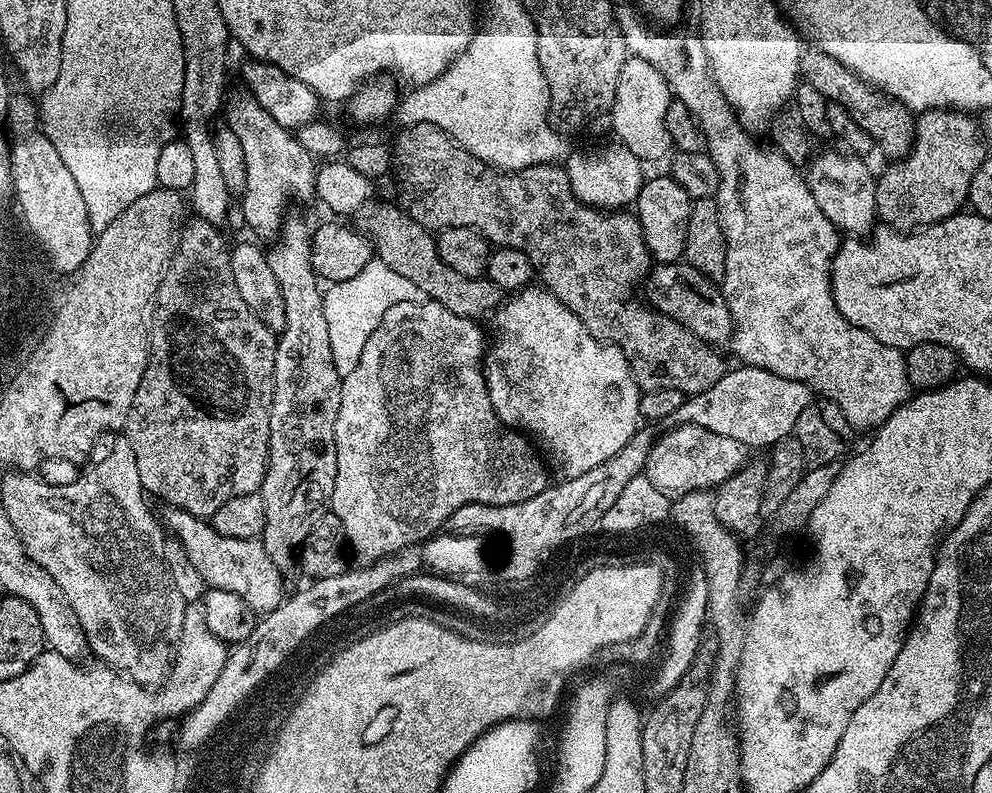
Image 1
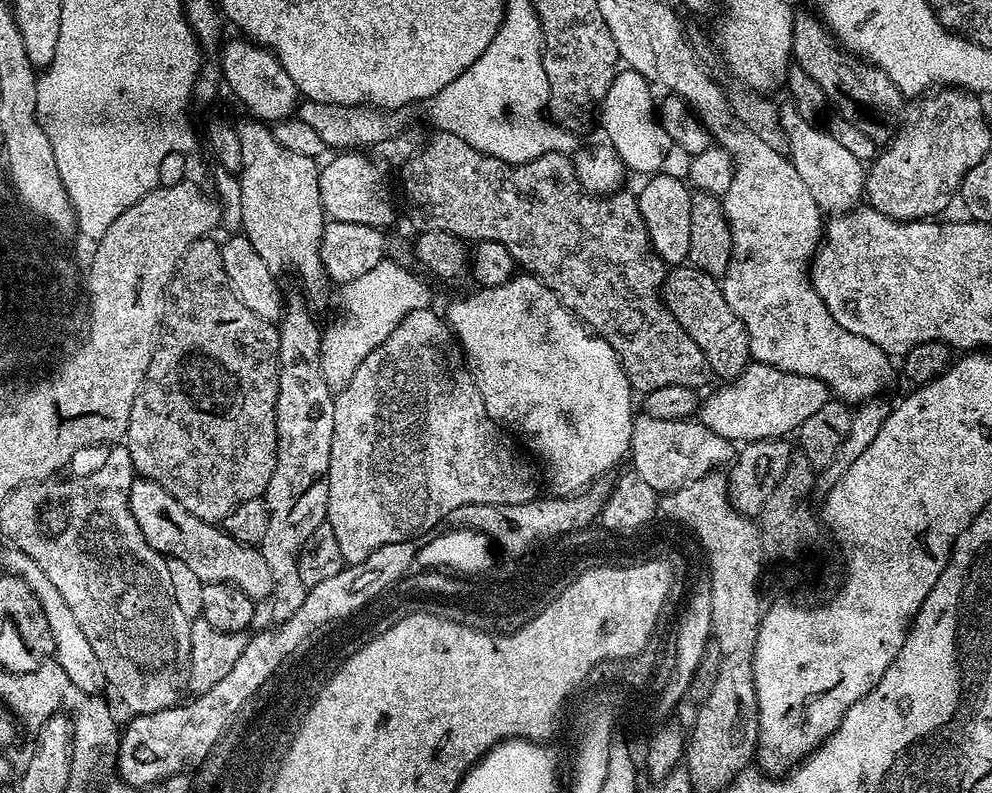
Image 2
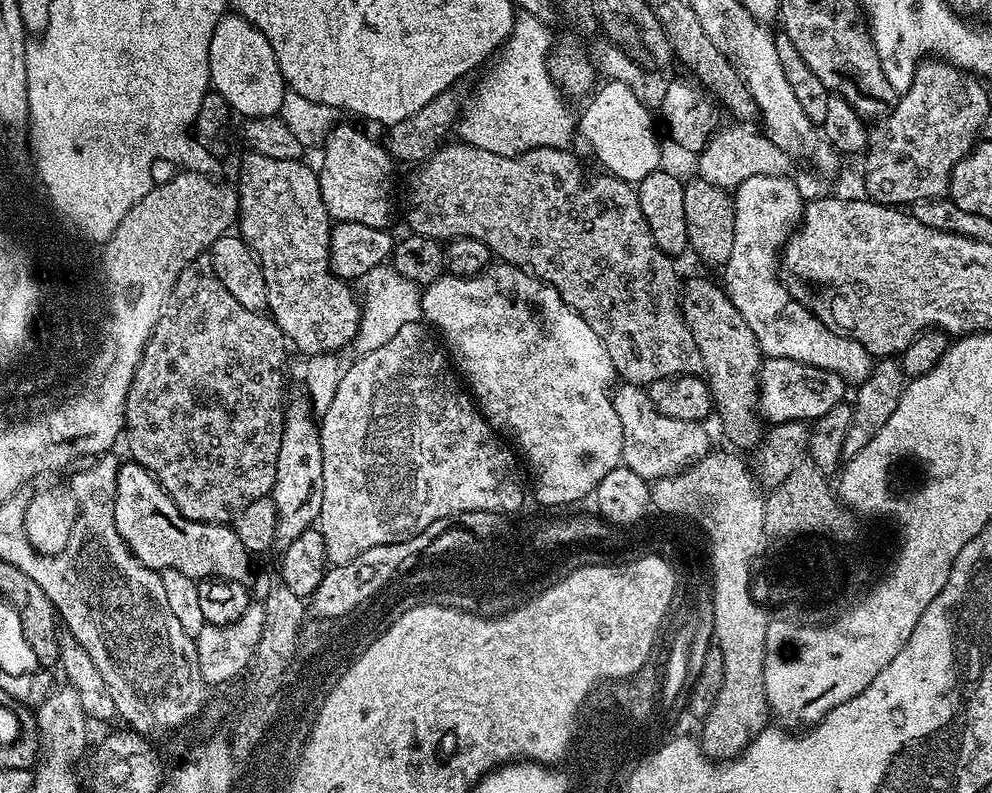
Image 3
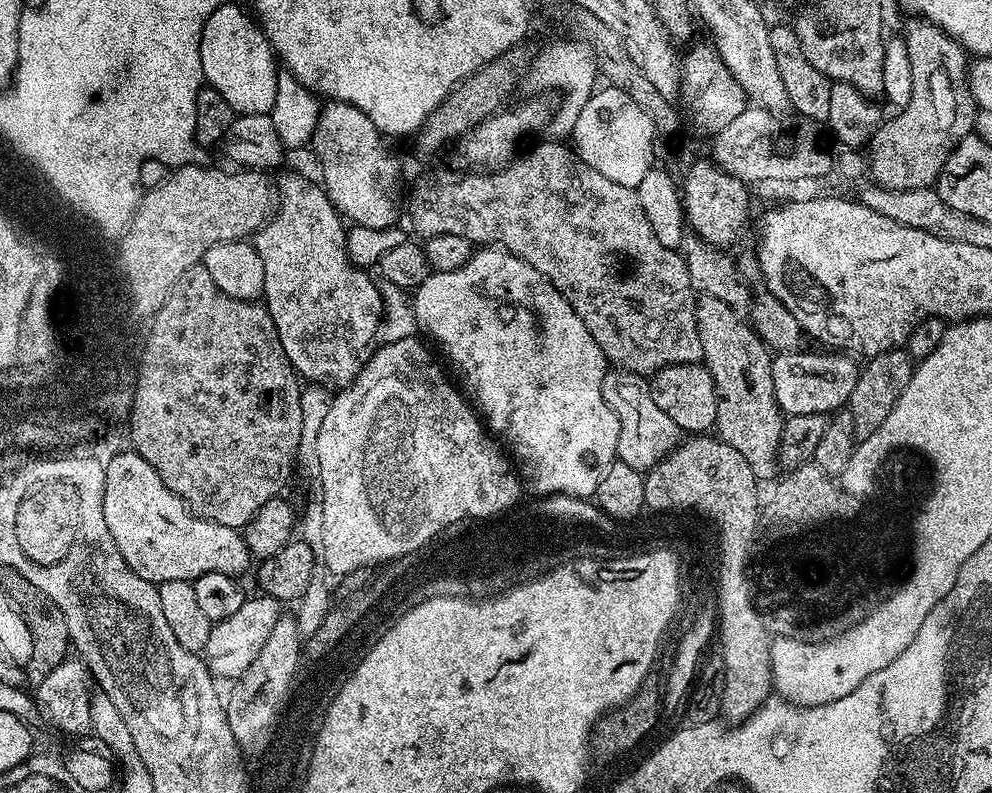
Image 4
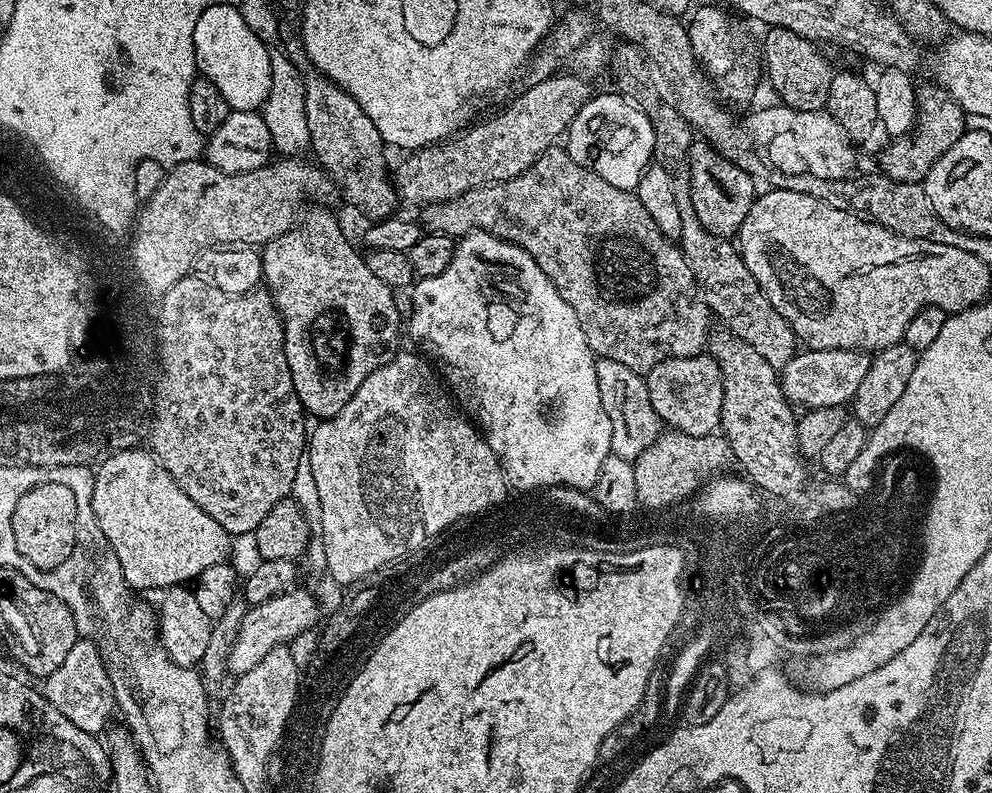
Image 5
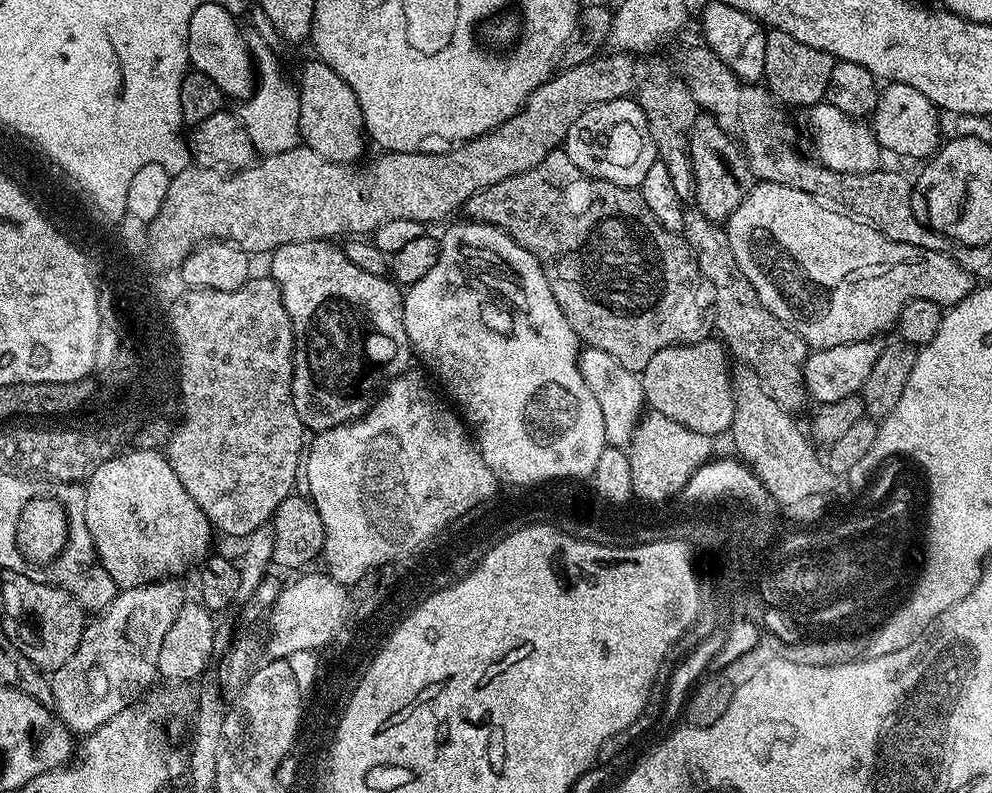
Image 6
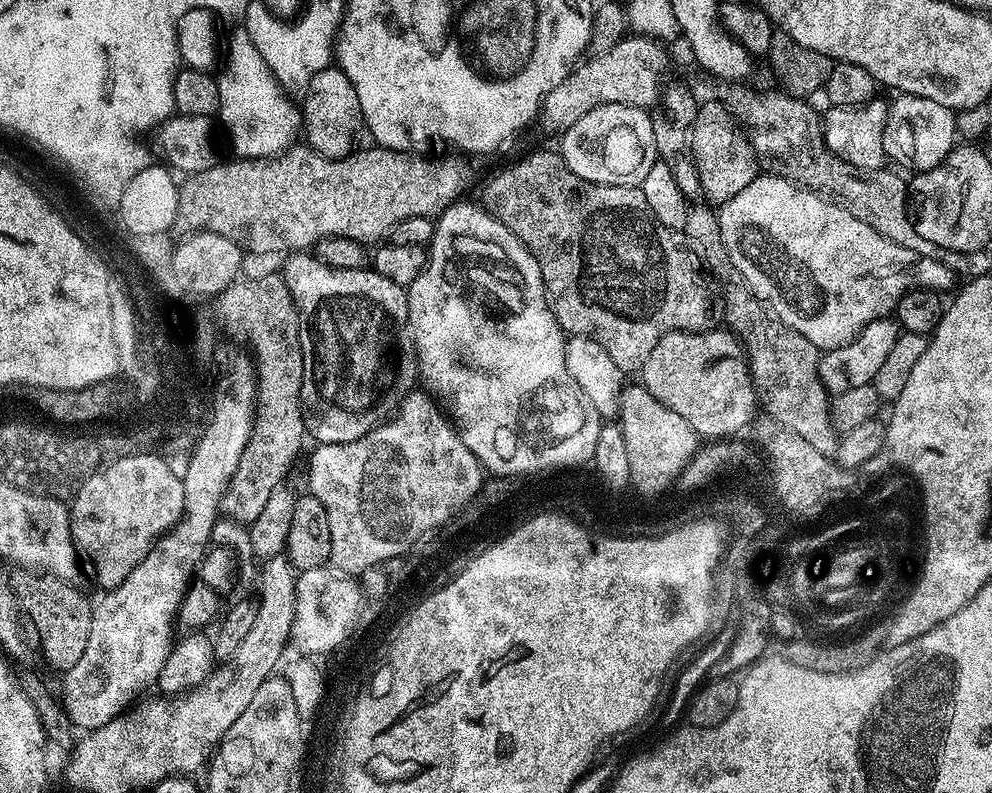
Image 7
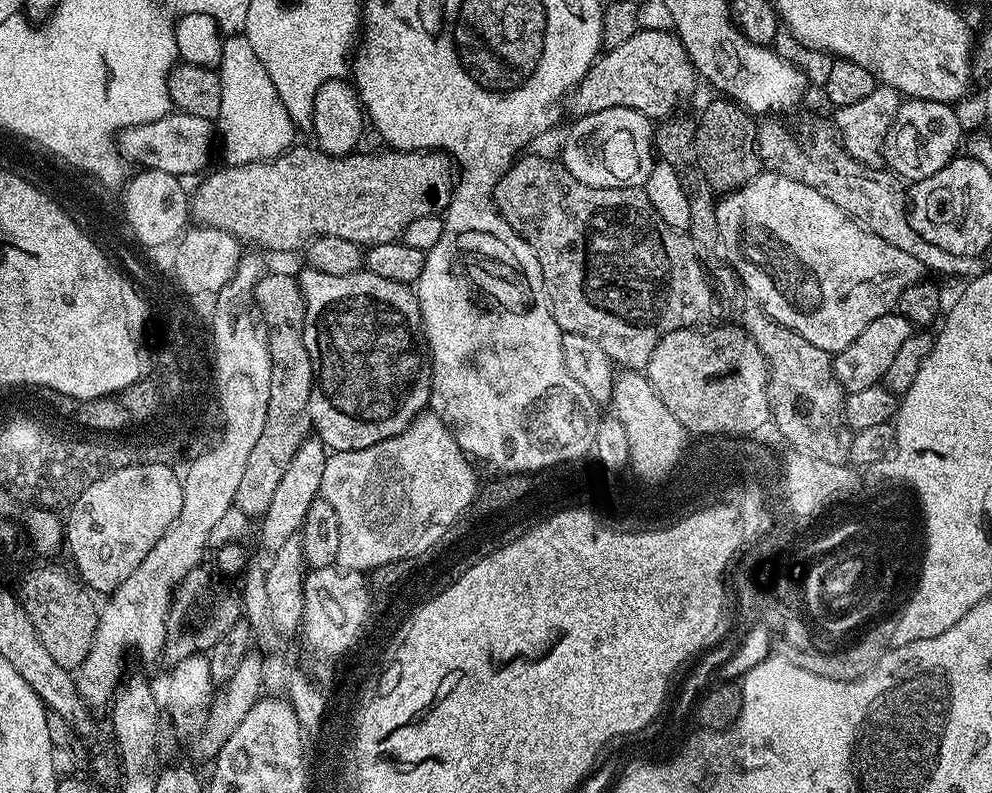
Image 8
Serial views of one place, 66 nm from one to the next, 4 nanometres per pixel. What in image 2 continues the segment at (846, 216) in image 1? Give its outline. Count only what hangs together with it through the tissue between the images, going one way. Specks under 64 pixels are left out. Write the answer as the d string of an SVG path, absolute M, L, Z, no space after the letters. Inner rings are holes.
M793 106L780 109L781 126L788 138L787 155L790 157L794 170L802 177L802 182L810 186L810 195L824 214L850 212L861 203L865 195L864 177L865 161L854 158L847 152L823 127L808 121Z

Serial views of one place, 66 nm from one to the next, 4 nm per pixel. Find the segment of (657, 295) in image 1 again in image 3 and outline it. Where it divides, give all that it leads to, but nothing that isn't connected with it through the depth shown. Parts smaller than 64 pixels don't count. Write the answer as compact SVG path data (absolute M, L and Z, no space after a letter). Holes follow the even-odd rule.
M692 280L689 284L687 281L682 288L680 310L690 334L694 334L698 354L702 354L702 375L708 381L714 412L720 415L725 434L734 443L748 450L755 449L762 437L758 419L762 353L754 338L754 330L746 326L746 318L738 314L734 302L730 302L727 292L717 281L716 284L712 280Z

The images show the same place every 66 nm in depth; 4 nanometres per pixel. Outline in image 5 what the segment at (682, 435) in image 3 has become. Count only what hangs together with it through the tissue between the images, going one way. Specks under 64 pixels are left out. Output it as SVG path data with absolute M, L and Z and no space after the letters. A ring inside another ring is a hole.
M603 358L596 361L598 374L598 394L602 398L602 406L610 418L610 446L612 455L635 461L660 436L662 421L650 406L648 381L641 373L630 370L630 366L622 366L622 362L614 362Z

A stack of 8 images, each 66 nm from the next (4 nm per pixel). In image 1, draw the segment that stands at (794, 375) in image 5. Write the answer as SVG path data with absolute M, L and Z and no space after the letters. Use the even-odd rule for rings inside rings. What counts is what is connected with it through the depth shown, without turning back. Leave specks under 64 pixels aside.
M736 366L736 369L725 371L714 386L705 392L695 392L685 398L682 406L674 410L671 423L693 424L706 430L714 430L714 434L723 434L726 438L734 438L734 442L743 444L745 449L771 449L772 445L787 436L793 435L798 414L806 410L814 399L812 389L802 382L782 378L770 370Z

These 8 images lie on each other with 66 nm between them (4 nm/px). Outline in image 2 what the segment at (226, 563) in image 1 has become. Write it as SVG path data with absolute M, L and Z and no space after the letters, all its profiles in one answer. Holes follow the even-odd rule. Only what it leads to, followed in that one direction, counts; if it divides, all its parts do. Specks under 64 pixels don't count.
M137 479L130 486L129 504L134 522L138 522L145 542L155 552L163 552L165 557L176 557L186 562L204 584L232 584L253 602L260 602L263 596L265 599L271 593L270 570L266 570L259 547L240 544L226 535L223 527L194 518L194 514L166 494L162 486L152 480Z

